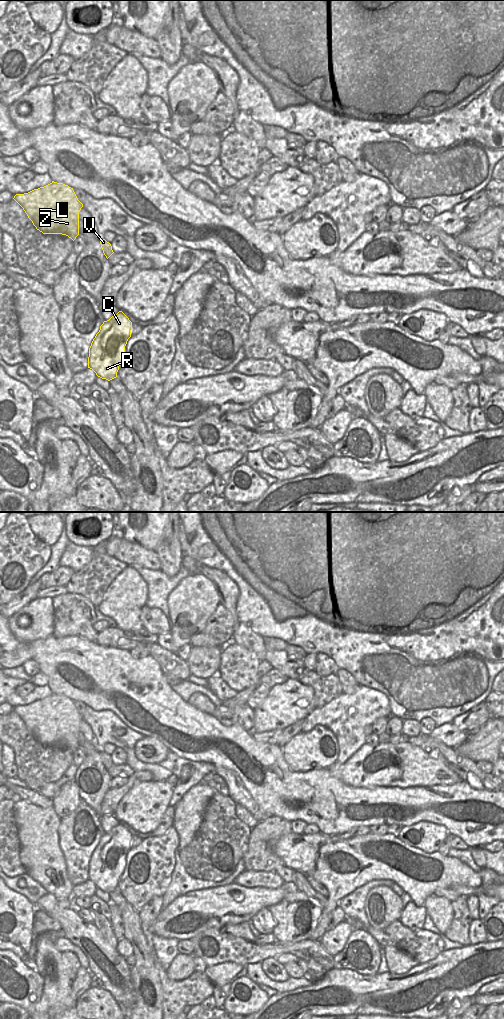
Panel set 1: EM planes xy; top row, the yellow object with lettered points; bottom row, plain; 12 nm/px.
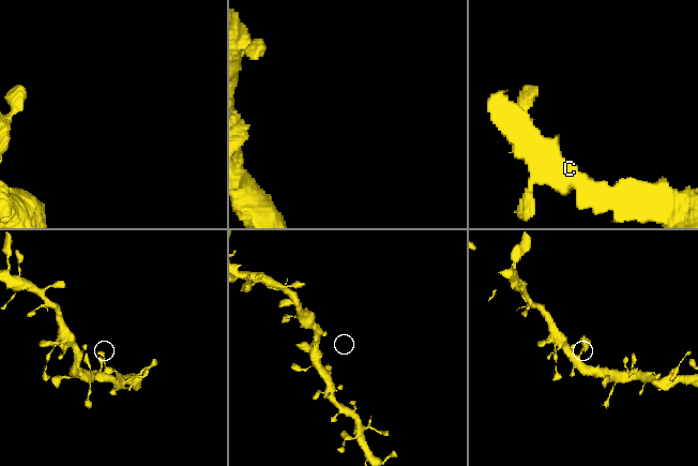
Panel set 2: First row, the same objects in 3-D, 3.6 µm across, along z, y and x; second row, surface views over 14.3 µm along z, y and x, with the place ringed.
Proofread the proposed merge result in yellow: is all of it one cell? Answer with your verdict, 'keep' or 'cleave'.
keep

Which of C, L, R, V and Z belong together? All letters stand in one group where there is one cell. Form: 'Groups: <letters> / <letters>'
Groups: C L R V Z

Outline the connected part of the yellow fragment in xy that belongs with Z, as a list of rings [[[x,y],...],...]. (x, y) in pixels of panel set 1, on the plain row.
[[[52,693],[50,696],[13,710],[43,746],[62,746],[73,753],[79,747],[79,724],[83,716],[73,700]]]

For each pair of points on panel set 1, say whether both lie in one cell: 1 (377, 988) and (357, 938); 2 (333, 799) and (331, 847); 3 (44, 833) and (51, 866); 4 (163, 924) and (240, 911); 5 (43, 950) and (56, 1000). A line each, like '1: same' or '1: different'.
1: different
2: different
3: same
4: same
5: same

